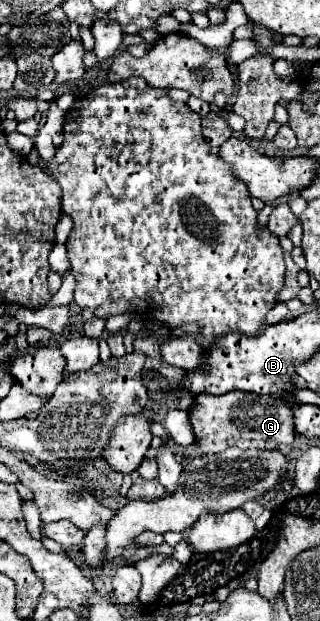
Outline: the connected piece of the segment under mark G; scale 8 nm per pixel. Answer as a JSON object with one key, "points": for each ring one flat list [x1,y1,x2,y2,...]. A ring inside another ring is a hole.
{"points":[[230,391,224,395,200,393,194,397,190,407,190,423,196,435,196,445,202,453,220,453,226,447,260,447,260,449,278,449,290,447,294,441,294,423,290,407,268,395,252,395,246,391]]}

